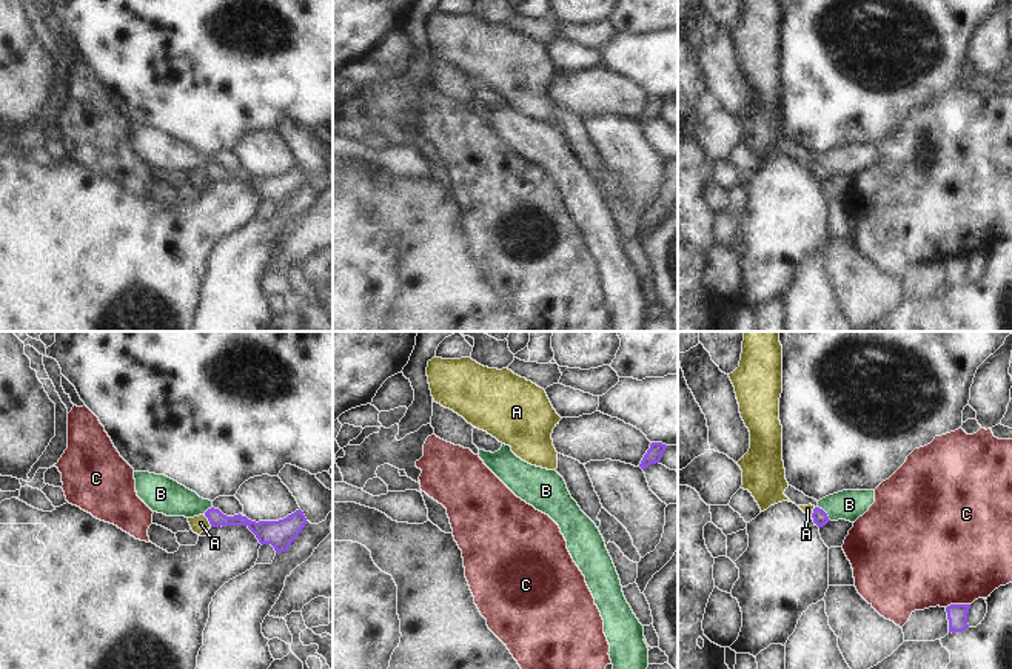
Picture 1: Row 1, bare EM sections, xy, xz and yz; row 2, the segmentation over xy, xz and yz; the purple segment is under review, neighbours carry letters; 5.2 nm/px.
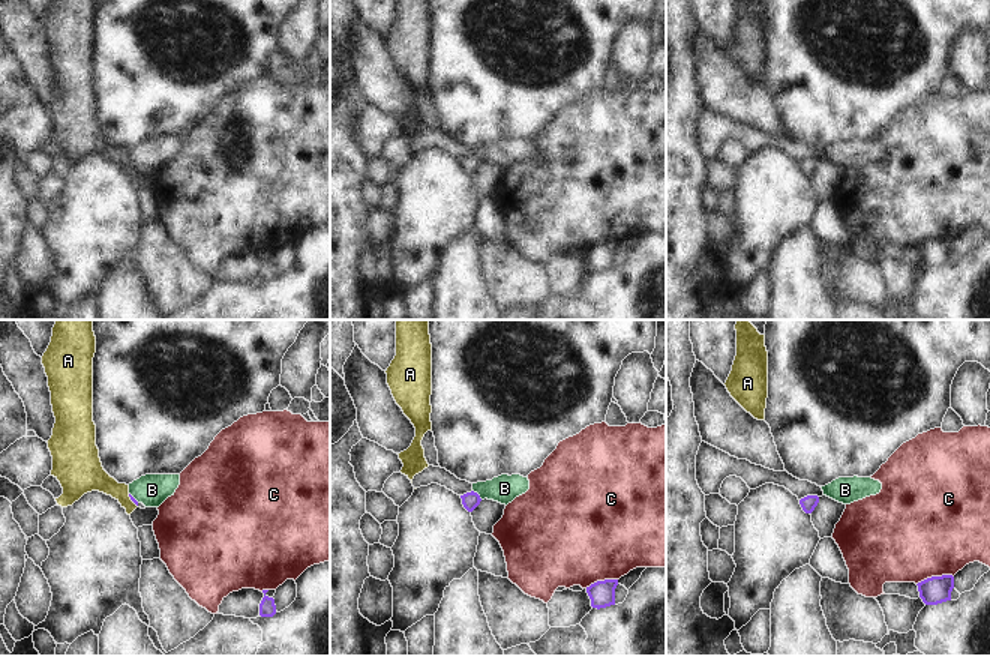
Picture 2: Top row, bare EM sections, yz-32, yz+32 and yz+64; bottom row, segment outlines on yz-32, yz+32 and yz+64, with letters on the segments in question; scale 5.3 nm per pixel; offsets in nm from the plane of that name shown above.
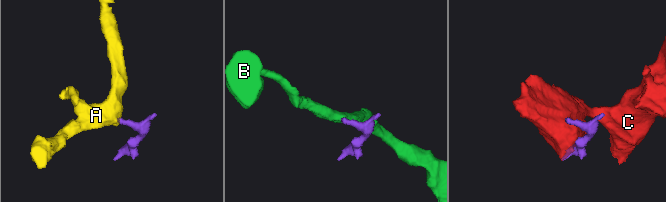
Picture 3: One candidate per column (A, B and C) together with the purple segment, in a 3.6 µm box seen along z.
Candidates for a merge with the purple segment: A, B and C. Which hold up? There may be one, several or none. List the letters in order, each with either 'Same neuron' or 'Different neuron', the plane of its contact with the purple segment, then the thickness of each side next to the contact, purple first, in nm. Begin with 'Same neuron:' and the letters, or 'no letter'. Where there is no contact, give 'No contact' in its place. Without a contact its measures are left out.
Same neuron: A
A: Same neuron. Touches purple in xy. Thickness 90 nm (purple) against 90 nm
B: Different neuron. Touches purple in yz. Thickness 80 nm (purple) against 160 nm
C: Different neuron. Touches purple in yz. Thickness 110 nm (purple) against 500 nm.

